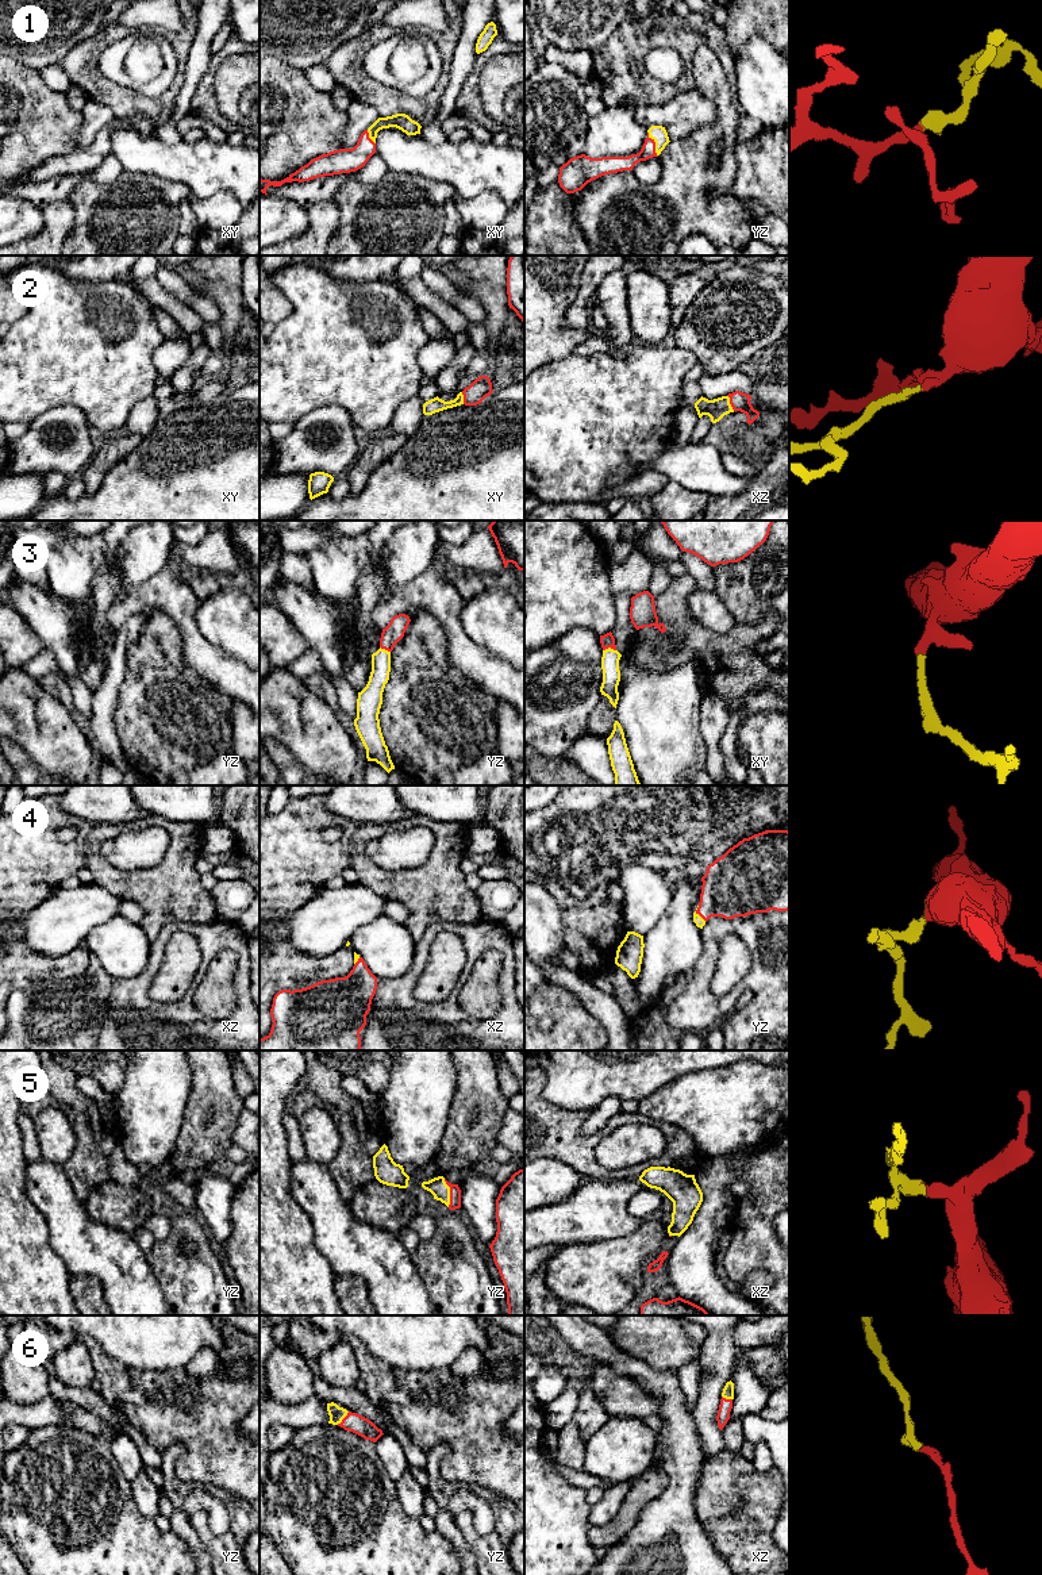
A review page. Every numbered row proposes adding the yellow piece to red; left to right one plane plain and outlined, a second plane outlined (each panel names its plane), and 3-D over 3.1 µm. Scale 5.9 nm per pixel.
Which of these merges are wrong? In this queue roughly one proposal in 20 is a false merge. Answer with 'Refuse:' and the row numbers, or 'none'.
Refuse: none

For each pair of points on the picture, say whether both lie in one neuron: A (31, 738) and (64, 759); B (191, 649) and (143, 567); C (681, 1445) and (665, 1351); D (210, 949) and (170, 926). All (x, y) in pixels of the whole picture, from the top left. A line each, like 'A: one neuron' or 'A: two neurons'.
A: one neuron
B: two neurons
C: two neurons
D: one neuron

